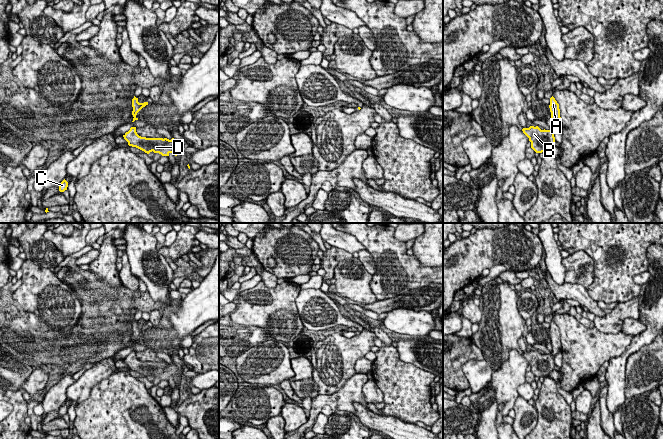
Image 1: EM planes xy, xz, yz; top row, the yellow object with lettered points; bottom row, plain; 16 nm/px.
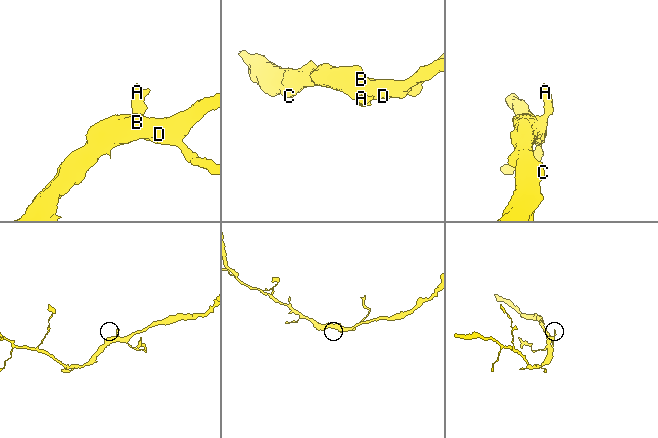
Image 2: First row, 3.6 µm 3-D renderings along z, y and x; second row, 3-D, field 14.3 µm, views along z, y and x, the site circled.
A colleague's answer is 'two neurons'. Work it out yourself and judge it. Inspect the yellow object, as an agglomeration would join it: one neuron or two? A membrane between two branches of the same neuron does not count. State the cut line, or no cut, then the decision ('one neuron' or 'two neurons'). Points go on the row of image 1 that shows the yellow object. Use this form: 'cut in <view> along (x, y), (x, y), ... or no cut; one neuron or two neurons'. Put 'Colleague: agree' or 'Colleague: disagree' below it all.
no cut; one neuron
Colleague: disagree

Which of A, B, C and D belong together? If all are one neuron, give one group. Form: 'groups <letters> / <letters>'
groups A B C D

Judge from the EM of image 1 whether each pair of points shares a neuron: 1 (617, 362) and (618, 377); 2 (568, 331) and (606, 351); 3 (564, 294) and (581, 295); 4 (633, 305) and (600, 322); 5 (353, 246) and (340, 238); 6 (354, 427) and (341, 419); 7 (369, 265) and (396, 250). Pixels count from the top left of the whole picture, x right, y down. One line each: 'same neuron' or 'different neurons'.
1: same neuron
2: same neuron
3: same neuron
4: same neuron
5: same neuron
6: same neuron
7: different neurons

